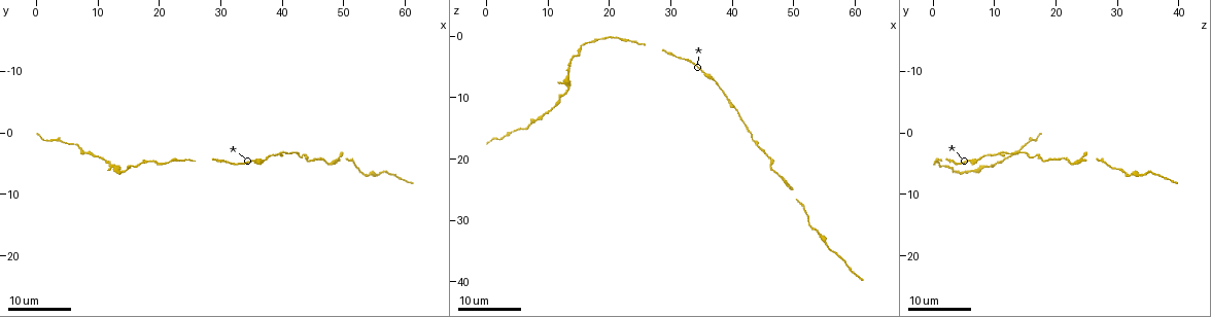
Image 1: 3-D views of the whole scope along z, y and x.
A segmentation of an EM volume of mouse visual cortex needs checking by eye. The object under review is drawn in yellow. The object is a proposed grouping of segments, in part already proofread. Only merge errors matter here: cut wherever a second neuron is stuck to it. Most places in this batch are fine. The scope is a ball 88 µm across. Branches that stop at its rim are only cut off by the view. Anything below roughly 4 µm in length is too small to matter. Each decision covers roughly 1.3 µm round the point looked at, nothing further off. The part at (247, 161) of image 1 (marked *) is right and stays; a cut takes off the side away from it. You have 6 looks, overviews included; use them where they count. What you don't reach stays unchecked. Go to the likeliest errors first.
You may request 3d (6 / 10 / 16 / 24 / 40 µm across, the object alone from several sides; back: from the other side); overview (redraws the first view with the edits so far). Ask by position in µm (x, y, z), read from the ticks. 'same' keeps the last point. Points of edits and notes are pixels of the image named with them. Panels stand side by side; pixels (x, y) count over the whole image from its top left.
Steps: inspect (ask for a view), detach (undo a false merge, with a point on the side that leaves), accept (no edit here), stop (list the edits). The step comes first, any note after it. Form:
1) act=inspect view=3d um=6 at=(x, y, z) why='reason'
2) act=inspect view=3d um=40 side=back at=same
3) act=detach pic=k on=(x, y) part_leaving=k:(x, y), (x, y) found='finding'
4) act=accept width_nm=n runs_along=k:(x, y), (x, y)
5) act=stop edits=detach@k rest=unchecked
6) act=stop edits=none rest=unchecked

act=inspect view=3d um=16 at=(55.0, 6.5, 33.5) why='sudden change in width'

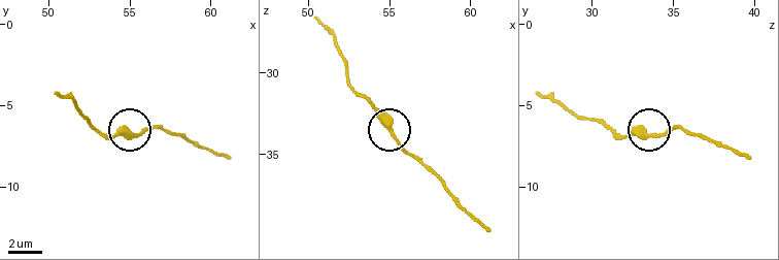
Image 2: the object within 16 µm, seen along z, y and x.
act=inspect view=3d um=10 at=(55.2, 6.8, 33.9) why='closer look'

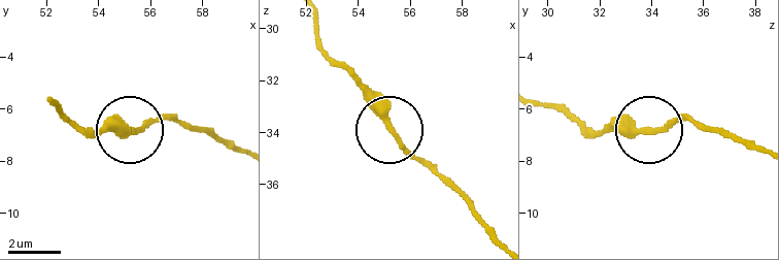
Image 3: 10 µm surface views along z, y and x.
act=accept runs_along=3:(49, 97), (94, 132), (138, 132), (169, 119) found='all the same neuron'

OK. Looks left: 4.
act=inspect view=3d um=24 at=(13.0, 5.5, 9.0) why='calibre changes'

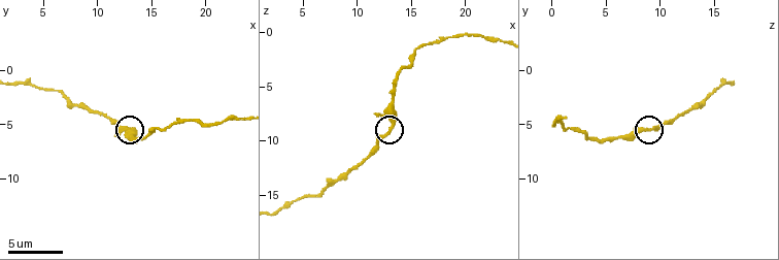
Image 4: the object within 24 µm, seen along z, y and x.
act=inspect view=3d um=6 at=(13.4, 5.6, 8.6)

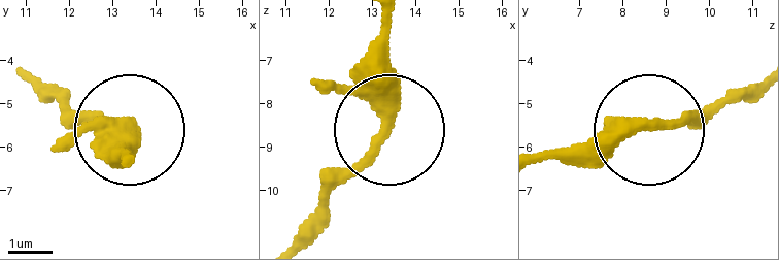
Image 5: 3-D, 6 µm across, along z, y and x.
act=inspect view=3d um=6 side=back at=(13.25, 5.50, 8.60) why='other side'

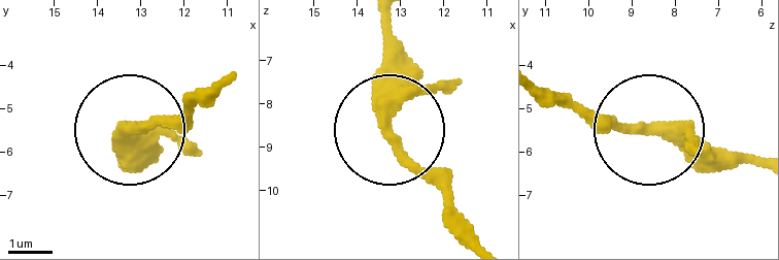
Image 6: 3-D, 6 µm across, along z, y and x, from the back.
act=accept runs_along=6:(120, 165), (130, 128), (171, 124), (211, 102) found='all the same neuron'

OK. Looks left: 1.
act=inspect view=3d um=10 at=(9.6, 3.8, 12.8) why='sudden change in width'

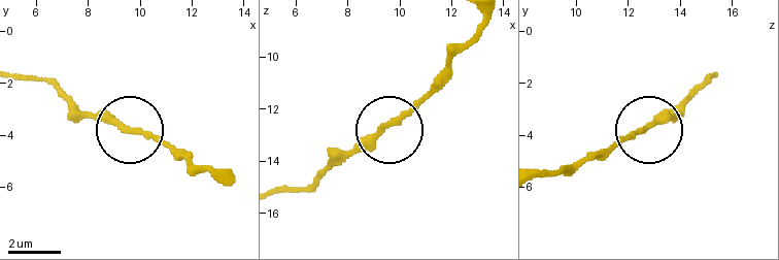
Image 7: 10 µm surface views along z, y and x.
act=accept runs_along=7:(536, 177), (563, 172), (651, 128), (693, 93) found='one neuron here'

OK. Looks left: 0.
act=stop edits=none rest=unchecked

